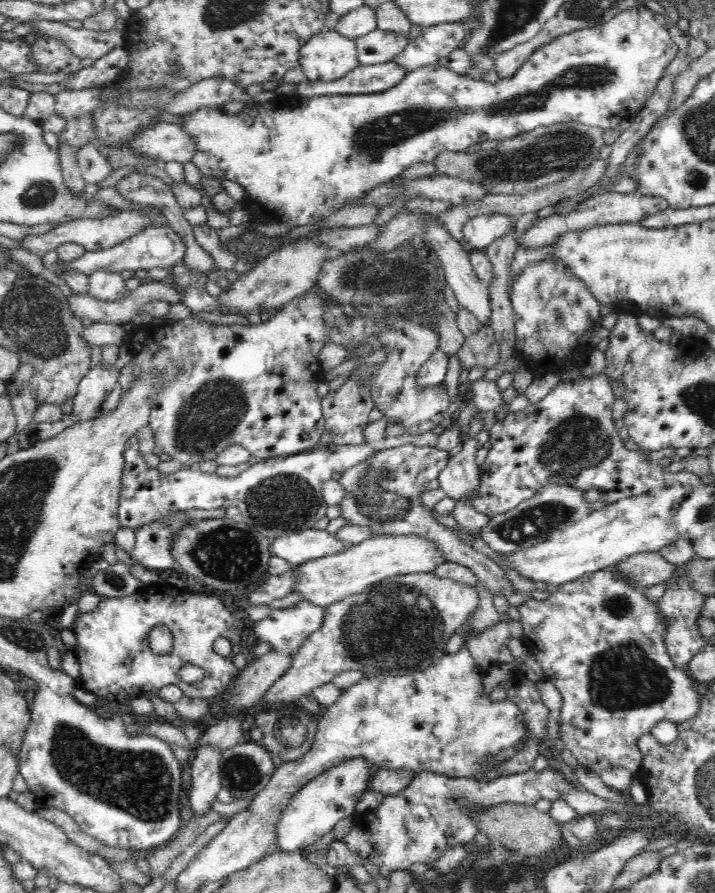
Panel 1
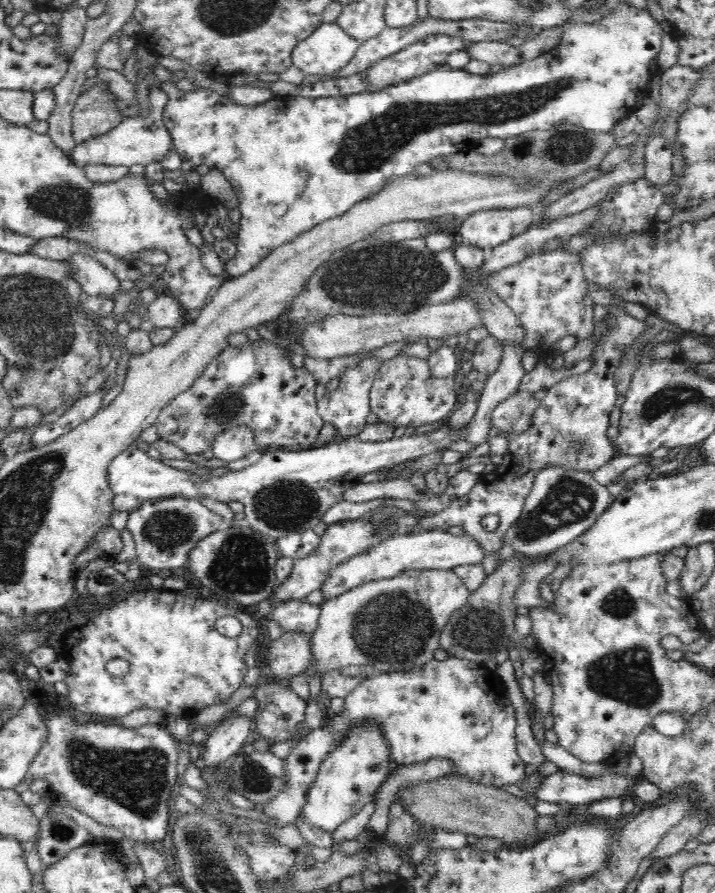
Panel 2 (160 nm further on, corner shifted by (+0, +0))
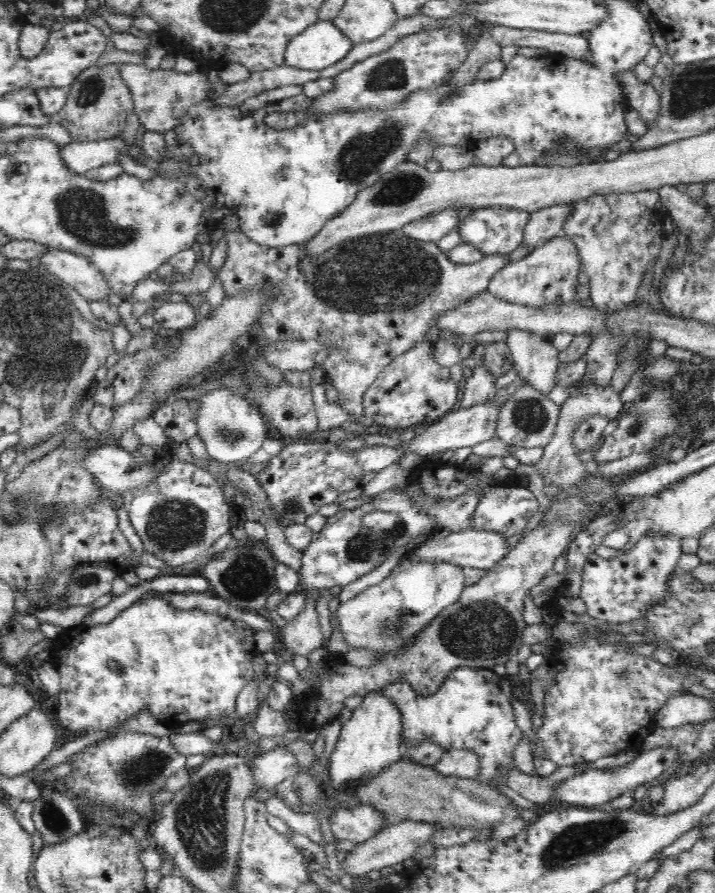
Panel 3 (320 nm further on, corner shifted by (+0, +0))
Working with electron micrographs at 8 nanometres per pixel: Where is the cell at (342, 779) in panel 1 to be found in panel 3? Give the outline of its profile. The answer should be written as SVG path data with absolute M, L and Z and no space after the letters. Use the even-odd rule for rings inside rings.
M382 689L370 691L341 728L338 743L330 756L330 788L352 788L362 778L376 776L388 764L402 758L400 748L403 722L399 708Z

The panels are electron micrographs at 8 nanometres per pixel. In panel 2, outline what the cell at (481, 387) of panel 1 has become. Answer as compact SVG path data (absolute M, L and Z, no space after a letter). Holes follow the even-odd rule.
M519 390L515 400L506 400L498 404L493 413L491 427L498 428L500 435L512 432L521 435L534 424L534 415L539 406L542 406L542 400L536 399L534 393Z

